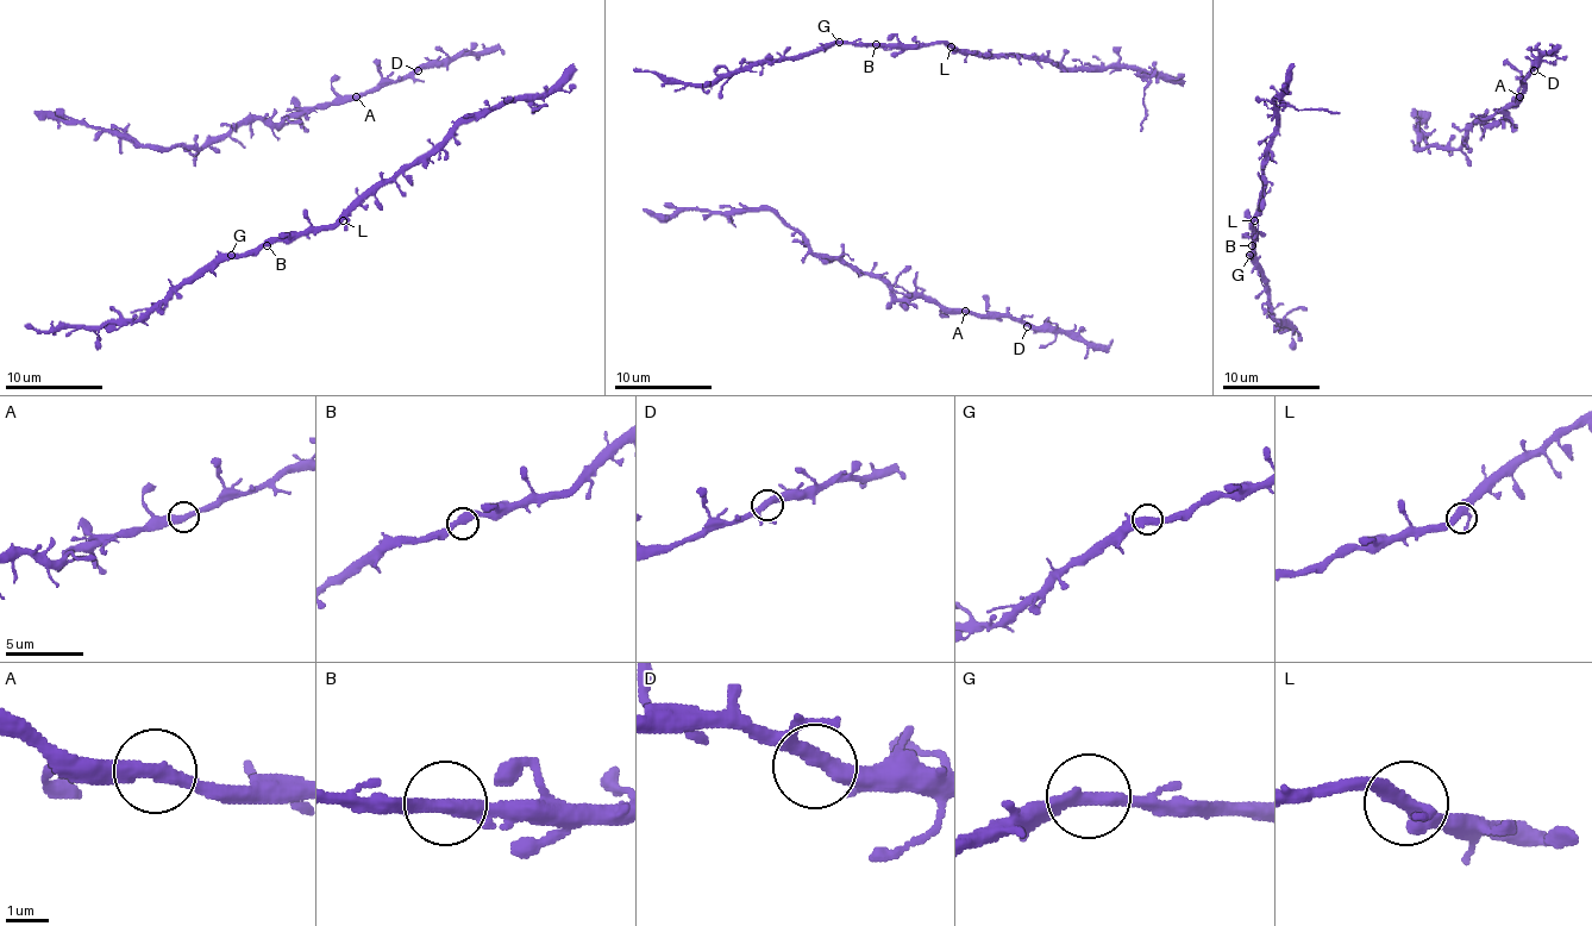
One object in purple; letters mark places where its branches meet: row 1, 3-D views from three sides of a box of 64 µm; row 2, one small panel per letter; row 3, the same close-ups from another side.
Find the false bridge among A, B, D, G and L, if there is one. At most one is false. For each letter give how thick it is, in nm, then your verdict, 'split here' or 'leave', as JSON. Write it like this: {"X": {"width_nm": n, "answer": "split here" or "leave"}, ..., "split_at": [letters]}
{"A": {"width_nm": 400, "answer": "leave"}, "B": {"width_nm": 400, "answer": "leave"}, "D": {"width_nm": 380, "answer": "leave"}, "G": {"width_nm": 380, "answer": "leave"}, "L": {"width_nm": 320, "answer": "leave"}, "split_at": []}

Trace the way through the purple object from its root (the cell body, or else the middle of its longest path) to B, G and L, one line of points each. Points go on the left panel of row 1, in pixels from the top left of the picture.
B: (112, 306), (124, 318), (148, 316), (185, 285), (192, 285), (229, 257), (255, 255), (267, 245)
G: (112, 306), (124, 318), (148, 316), (185, 285), (192, 285), (231, 255)
L: (112, 306), (124, 318), (148, 316), (185, 285), (229, 257), (255, 255), (277, 241), (327, 231), (343, 220)

